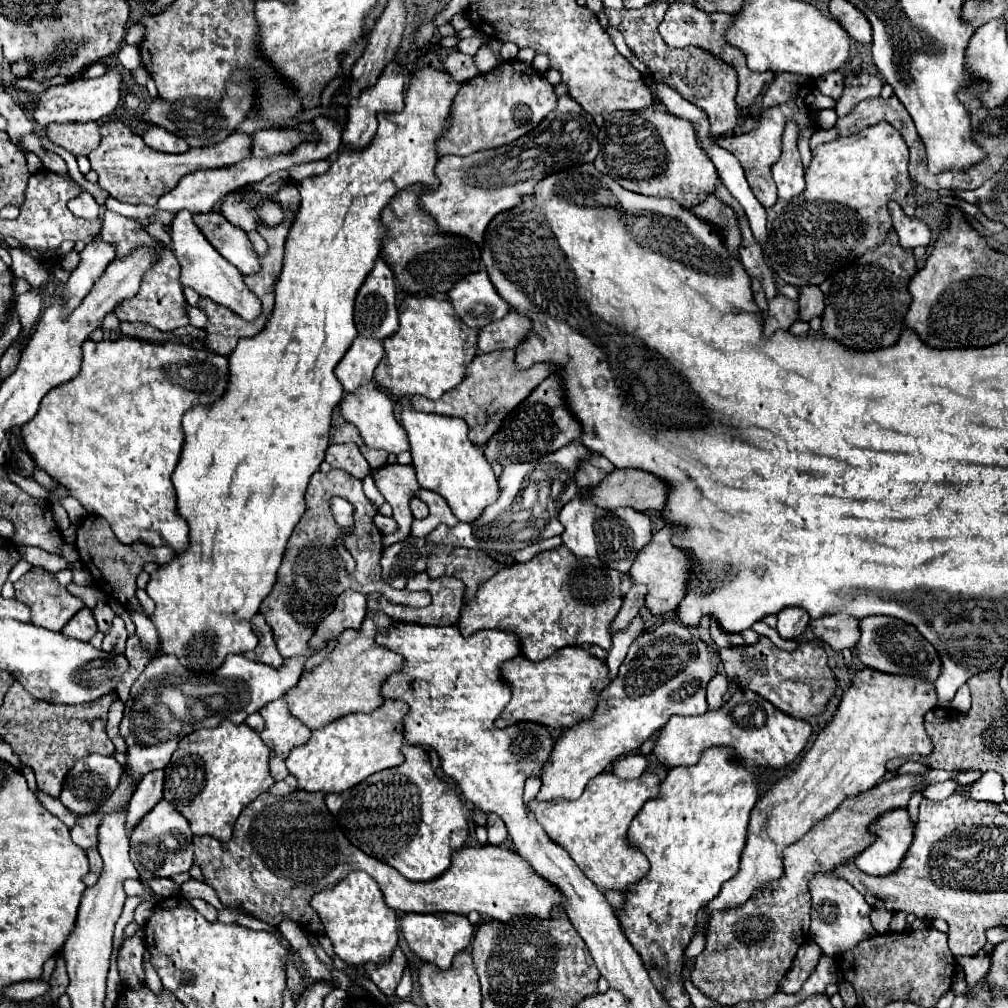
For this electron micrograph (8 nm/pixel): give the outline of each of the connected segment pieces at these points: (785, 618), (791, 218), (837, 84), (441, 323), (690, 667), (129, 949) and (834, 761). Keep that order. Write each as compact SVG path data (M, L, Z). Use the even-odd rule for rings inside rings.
M786 607L778 613L778 635L782 639L794 639L808 627L810 617L800 607Z
M878 123L856 135L838 137L832 143L818 145L812 151L812 163L808 165L804 179L806 189L798 197L790 201L776 201L766 209L768 239L764 253L776 277L796 287L820 285L836 269L836 263L838 267L844 267L856 257L862 257L868 249L880 245L890 231L888 201L902 205L908 215L916 213L912 181L908 177L908 145L890 123Z
M834 71L834 73L828 73L828 75L822 75L818 81L816 81L818 89L832 97L834 101L838 101L838 97L842 95L842 85L844 85L844 75L840 71Z
M433 297L402 299L400 327L394 335L382 341L384 357L374 373L374 383L388 389L394 397L424 395L436 401L448 389L454 389L464 379L464 369L476 357L476 329L468 329L453 310L448 300Z
M666 623L662 629L638 637L630 645L618 677L600 693L592 719L564 729L554 743L552 755L540 775L542 787L536 801L578 799L592 777L602 773L624 753L636 751L654 731L662 729L672 715L702 715L708 711L704 697L708 681L716 675L716 659L718 655L710 651L704 641L686 643L668 633Z
M144 929L136 931L132 937L124 939L120 951L118 951L118 969L120 969L120 979L126 985L138 985L144 981Z
M860 669L850 689L842 695L834 719L818 733L812 749L806 753L796 771L782 777L756 803L750 815L746 847L738 873L722 887L716 899L708 903L708 911L742 905L748 897L768 881L782 877L782 851L800 841L816 821L824 819L846 797L856 797L872 789L884 773L886 763L895 757L913 754L927 756L933 744L924 729L924 715L936 707L934 683L912 677L880 673L876 669Z

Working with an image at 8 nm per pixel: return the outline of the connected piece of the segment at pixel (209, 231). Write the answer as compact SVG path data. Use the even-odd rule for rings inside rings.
M212 211L196 213L194 223L204 233L204 237L212 243L212 247L218 249L218 253L224 259L228 259L232 265L236 265L244 275L252 275L260 271L258 255L252 243L248 241L246 233L240 227L232 225L228 219L224 219L224 215Z

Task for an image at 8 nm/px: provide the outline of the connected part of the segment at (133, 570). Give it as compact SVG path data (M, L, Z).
M88 515L76 531L76 549L80 551L80 559L86 565L86 569L92 573L96 587L112 595L116 601L126 605L128 609L144 613L136 597L136 575L142 571L144 563L168 563L174 557L172 547L152 547L146 543L132 543L132 545L122 545L116 535L112 533L108 521L104 521L98 515Z

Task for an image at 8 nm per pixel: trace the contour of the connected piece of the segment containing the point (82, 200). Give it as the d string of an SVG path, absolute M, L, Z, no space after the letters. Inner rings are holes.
M84 191L80 197L72 199L72 201L68 203L68 209L70 209L76 217L82 217L82 219L98 219L98 215L100 215L98 203L96 203L94 197L92 197L90 193L86 193L86 191Z

